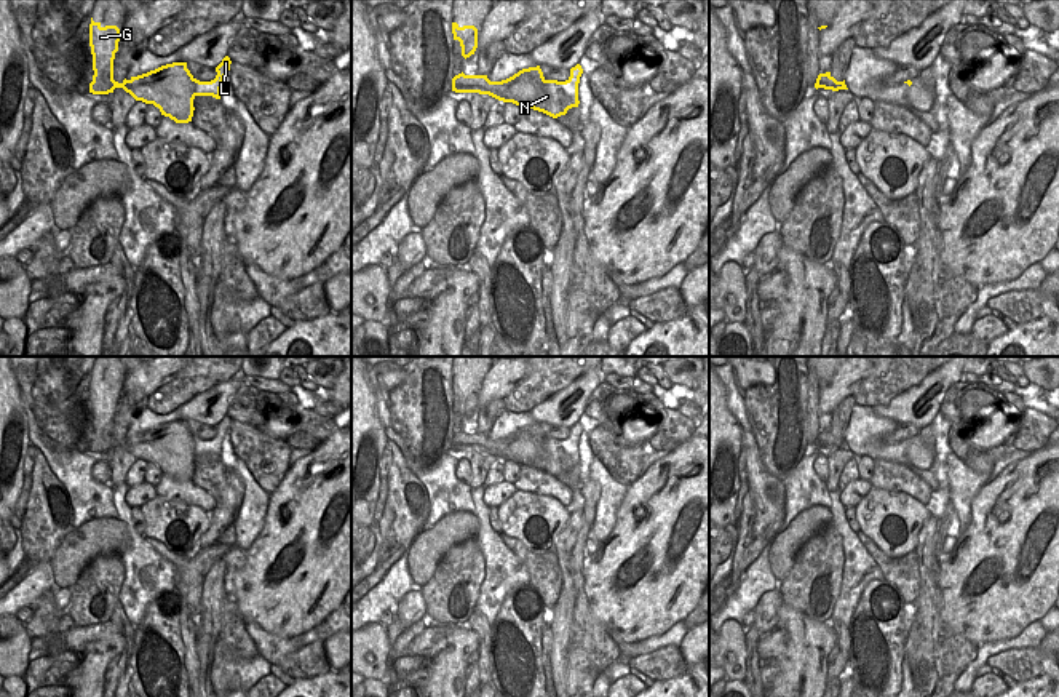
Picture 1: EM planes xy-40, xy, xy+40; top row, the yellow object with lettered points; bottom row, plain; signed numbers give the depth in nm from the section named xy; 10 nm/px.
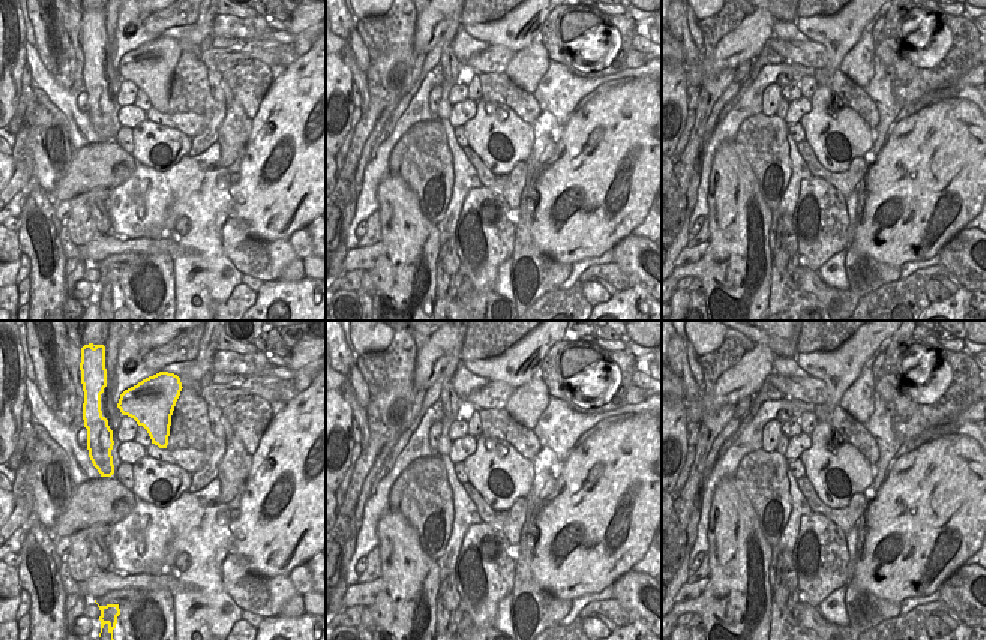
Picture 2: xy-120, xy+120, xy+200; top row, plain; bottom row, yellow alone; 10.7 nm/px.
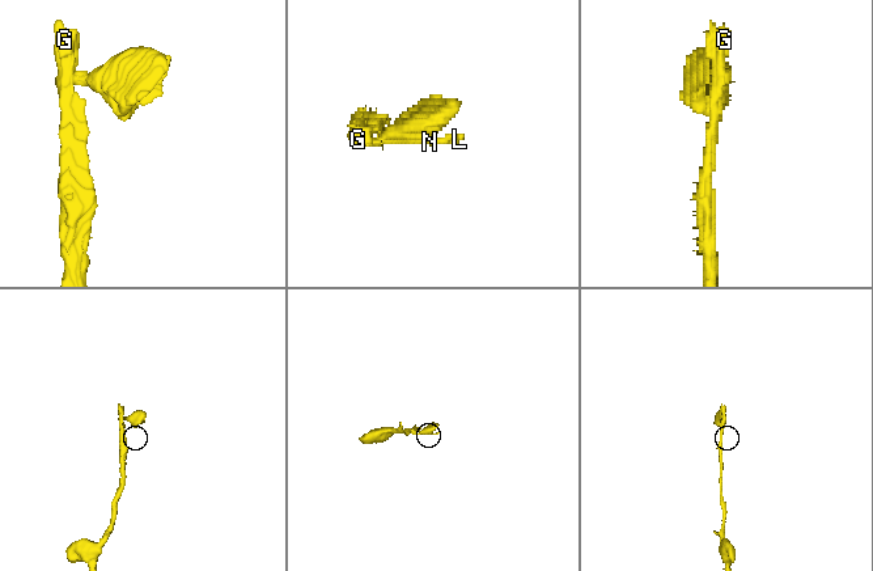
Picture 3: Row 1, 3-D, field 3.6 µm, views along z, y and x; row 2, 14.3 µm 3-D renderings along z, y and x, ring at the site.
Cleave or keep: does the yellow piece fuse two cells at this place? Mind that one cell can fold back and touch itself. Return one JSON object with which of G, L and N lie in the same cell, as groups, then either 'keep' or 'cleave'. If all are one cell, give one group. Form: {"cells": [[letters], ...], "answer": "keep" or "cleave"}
{"cells": [["G", "L", "N"]], "answer": "keep"}

